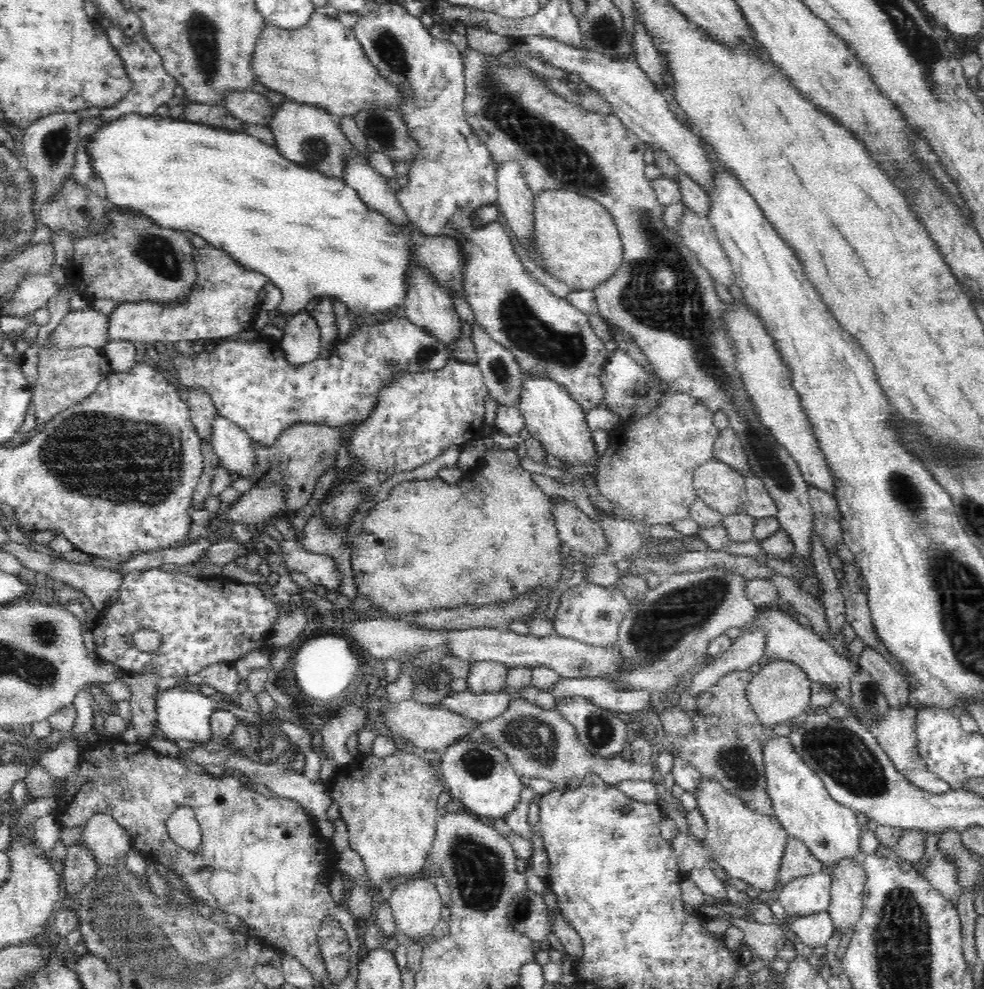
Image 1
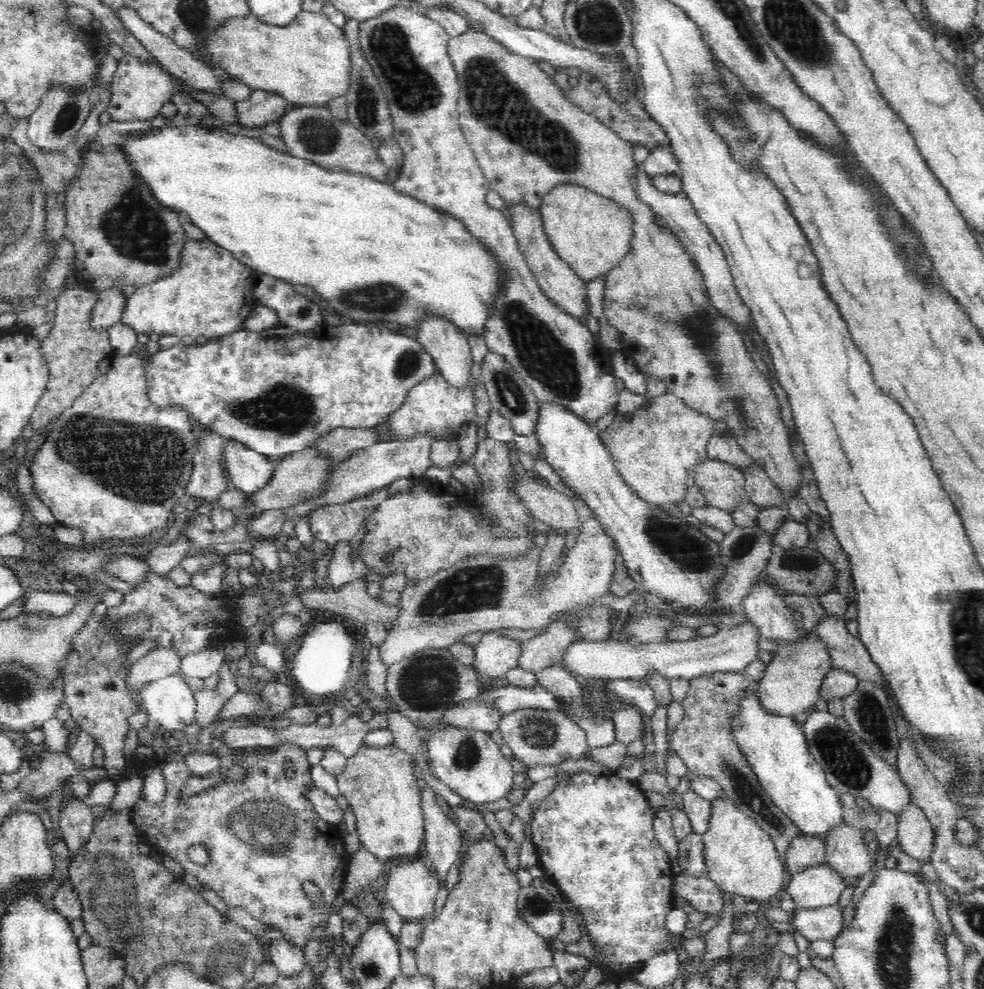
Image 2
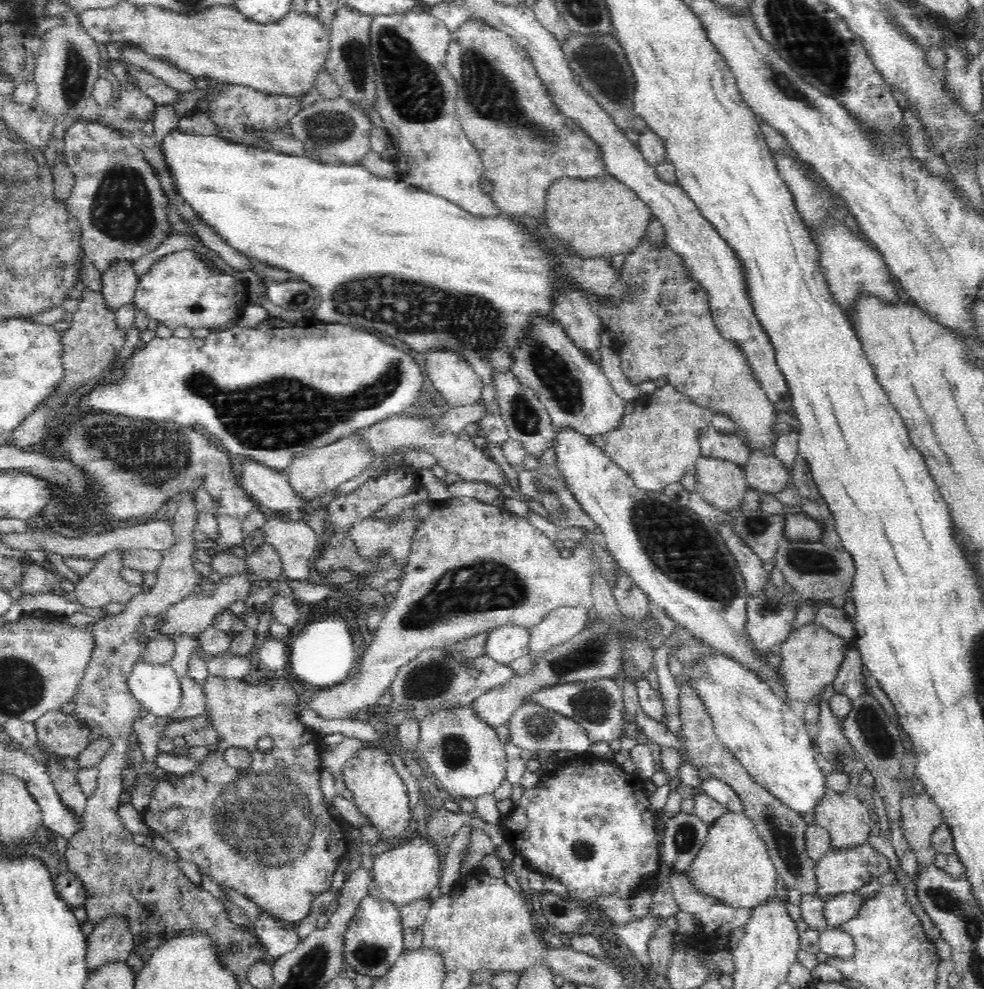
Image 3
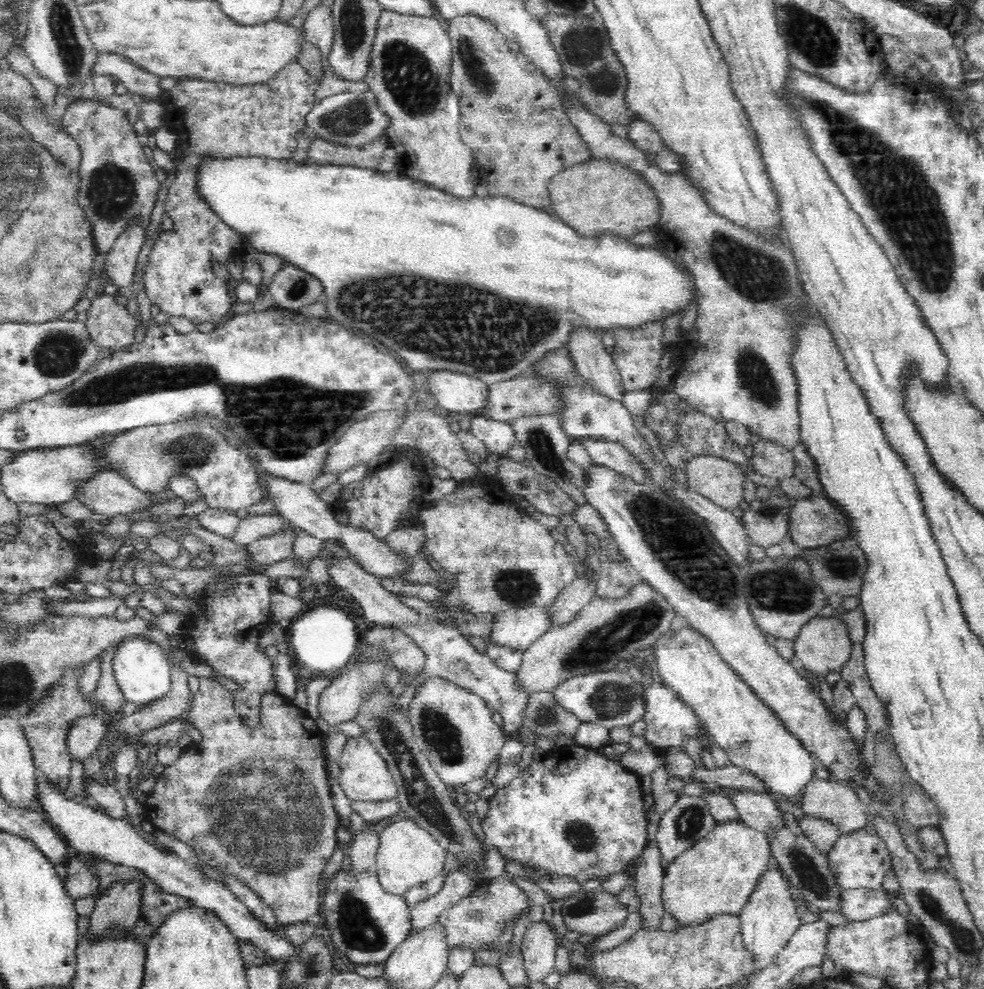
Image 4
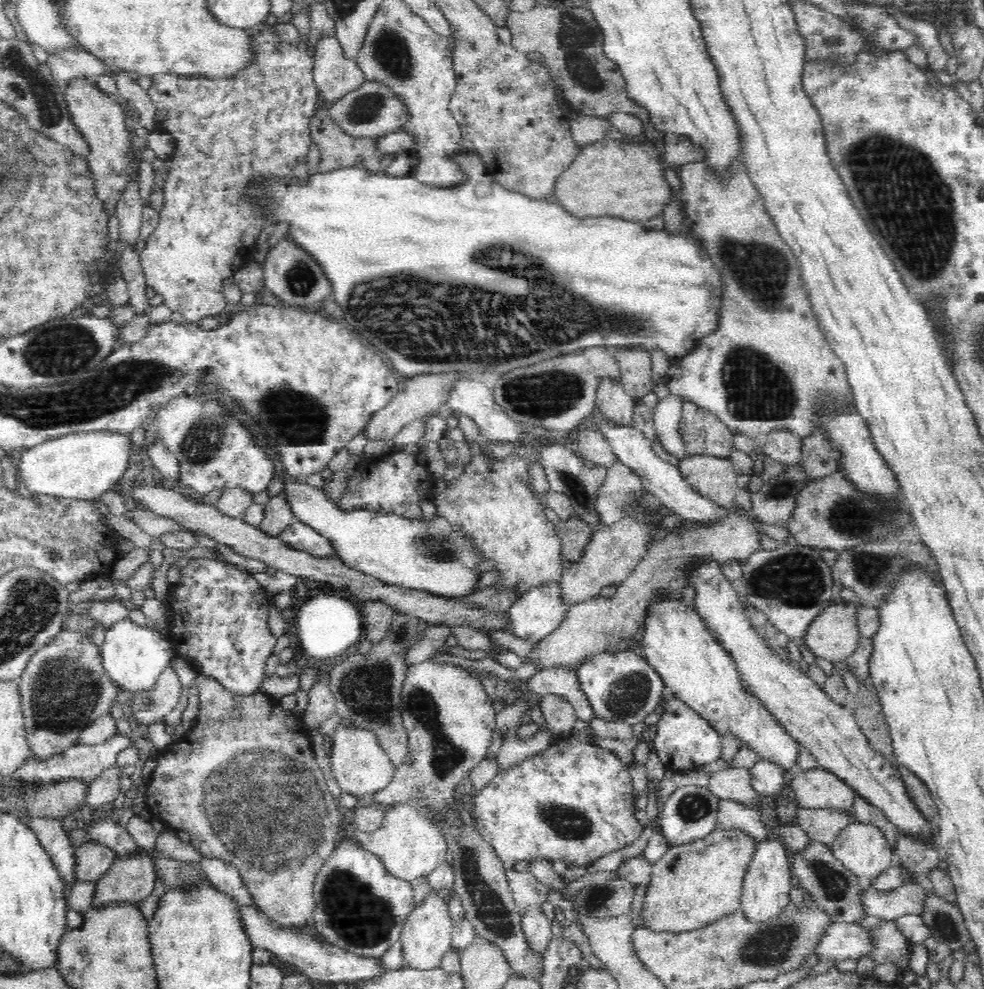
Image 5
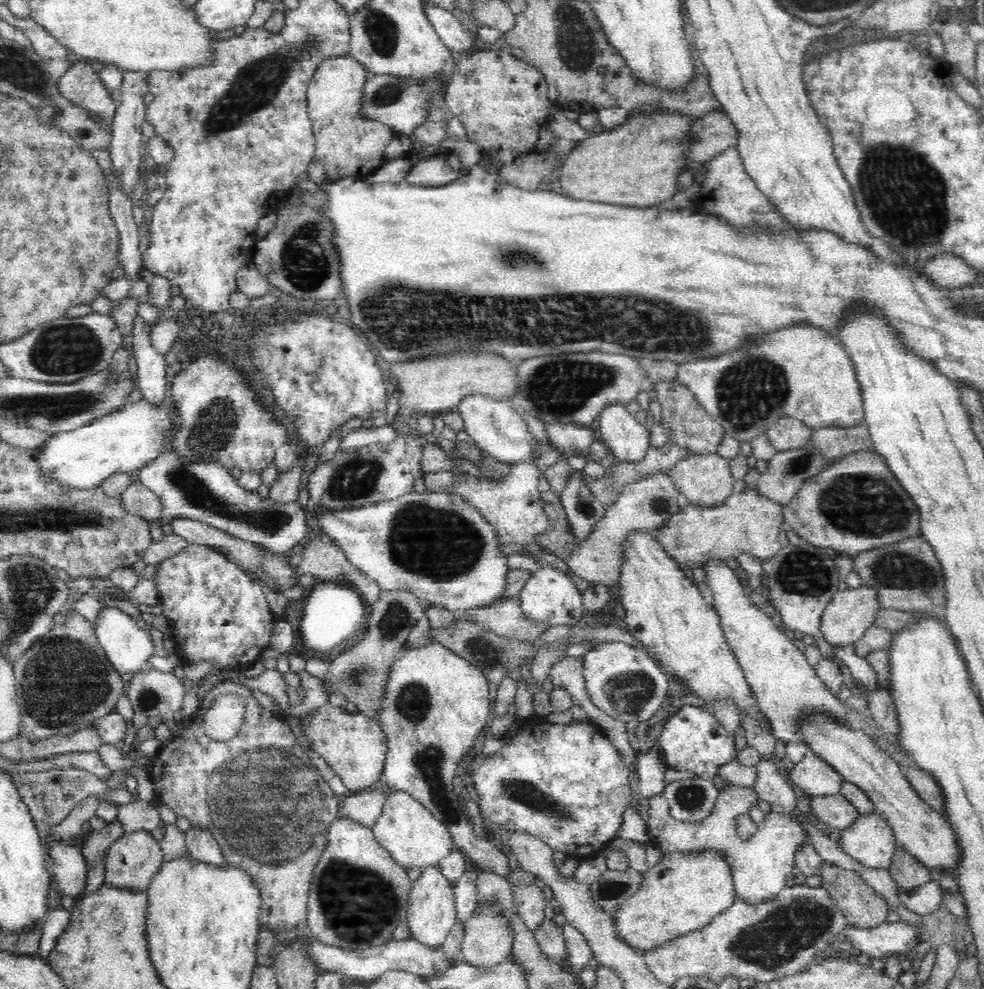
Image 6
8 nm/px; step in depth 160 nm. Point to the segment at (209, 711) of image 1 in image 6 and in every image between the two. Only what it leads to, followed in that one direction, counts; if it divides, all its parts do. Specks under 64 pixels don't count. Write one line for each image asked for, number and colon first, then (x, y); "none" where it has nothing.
2: (169, 702)
3: (157, 688)
4: (143, 673)
5: (133, 656)
6: (129, 648)

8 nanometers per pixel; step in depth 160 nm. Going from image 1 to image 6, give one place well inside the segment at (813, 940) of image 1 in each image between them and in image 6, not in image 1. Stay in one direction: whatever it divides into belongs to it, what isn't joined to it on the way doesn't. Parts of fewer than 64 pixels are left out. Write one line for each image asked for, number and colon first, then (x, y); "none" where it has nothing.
2: (818, 924)
3: (840, 908)
4: (858, 904)
5: (909, 898)
6: (924, 899)

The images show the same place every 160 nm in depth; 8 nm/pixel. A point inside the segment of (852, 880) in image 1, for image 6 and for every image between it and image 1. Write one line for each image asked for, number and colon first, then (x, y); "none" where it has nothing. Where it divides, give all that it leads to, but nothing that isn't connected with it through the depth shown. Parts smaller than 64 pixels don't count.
2: (846, 853)
3: (847, 819)
4: (826, 799)
5: (814, 789)
6: (814, 777)

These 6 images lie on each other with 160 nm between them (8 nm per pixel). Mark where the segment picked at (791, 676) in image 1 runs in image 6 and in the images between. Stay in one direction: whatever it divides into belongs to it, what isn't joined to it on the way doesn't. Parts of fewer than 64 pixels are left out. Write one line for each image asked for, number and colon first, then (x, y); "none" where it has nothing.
2: (790, 685)
3: (811, 656)
4: (823, 645)
5: (833, 636)
6: (851, 613)

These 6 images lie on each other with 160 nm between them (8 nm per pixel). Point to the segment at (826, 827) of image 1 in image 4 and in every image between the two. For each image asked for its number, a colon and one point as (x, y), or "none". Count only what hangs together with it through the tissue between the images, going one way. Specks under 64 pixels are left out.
2: (775, 746)
3: (761, 730)
4: (754, 738)

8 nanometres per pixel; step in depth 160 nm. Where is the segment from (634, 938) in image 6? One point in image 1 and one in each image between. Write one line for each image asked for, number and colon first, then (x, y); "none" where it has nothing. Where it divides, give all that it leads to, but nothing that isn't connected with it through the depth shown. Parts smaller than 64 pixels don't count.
1: (749, 845)
2: (741, 858)
3: (734, 865)
4: (719, 875)
5: (693, 885)

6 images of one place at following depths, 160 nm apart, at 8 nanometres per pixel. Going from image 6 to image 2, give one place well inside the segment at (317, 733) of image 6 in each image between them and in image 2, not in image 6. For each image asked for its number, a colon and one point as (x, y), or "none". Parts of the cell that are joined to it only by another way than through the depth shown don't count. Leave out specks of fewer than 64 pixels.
2: (380, 784)
3: (379, 793)
4: (365, 776)
5: (361, 766)

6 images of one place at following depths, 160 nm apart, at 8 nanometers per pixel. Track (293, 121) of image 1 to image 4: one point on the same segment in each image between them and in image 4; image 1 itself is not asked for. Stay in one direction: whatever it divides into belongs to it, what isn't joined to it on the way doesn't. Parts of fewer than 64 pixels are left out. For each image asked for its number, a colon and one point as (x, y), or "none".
2: (312, 133)
3: (337, 130)
4: (349, 119)

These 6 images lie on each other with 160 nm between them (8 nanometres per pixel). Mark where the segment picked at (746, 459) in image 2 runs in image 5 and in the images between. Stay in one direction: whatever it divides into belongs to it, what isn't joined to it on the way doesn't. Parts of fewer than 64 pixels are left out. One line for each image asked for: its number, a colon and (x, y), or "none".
3: (714, 443)
4: (701, 434)
5: (702, 432)

